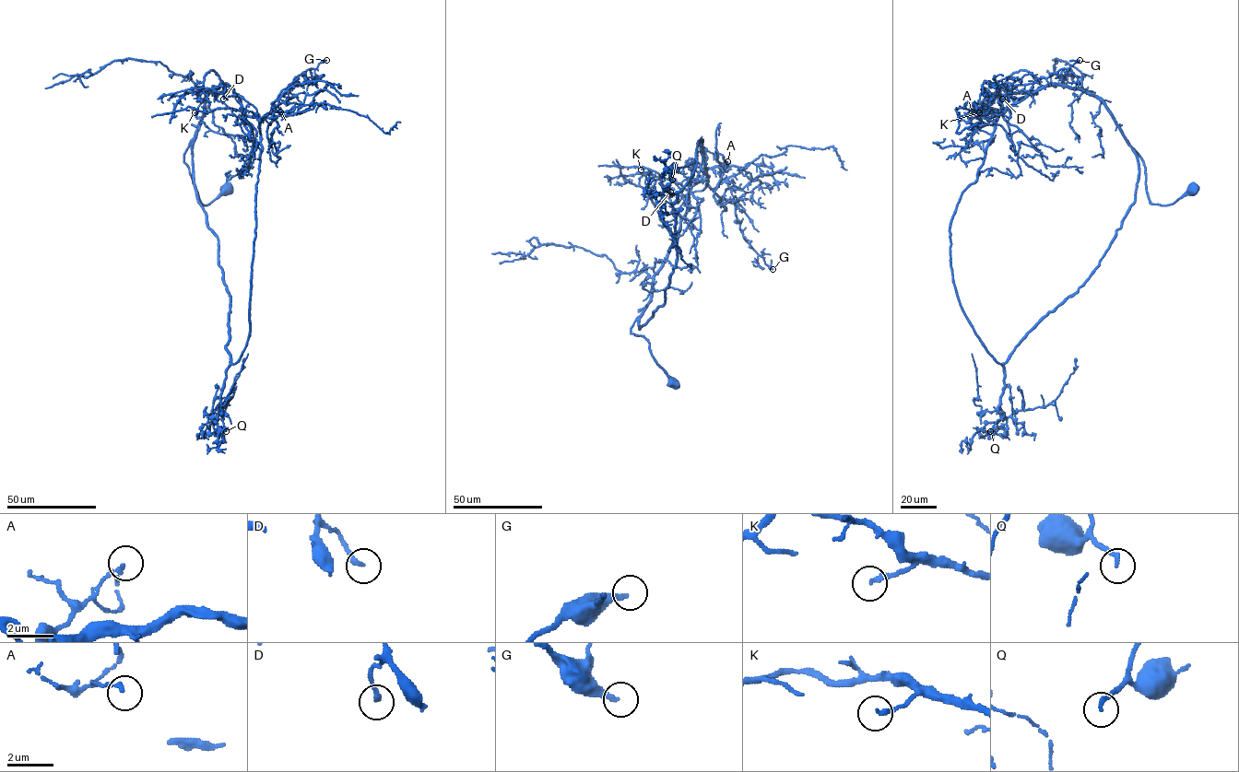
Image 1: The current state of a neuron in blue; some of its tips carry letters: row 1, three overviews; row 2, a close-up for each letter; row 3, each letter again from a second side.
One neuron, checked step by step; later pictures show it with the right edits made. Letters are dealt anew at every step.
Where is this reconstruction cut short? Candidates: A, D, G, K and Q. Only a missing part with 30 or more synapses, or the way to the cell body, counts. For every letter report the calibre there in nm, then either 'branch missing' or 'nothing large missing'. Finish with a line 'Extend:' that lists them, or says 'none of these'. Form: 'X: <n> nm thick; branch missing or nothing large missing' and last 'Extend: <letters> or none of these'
A: 160 nm thick; nothing large missing
D: 200 nm thick; nothing large missing
G: 260 nm thick; branch missing
K: 180 nm thick; nothing large missing
Q: 170 nm thick; nothing large missing
Extend: G

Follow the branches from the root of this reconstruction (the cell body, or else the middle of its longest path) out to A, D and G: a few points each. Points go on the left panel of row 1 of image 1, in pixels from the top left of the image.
A: (226, 190), (203, 204), (184, 162), (206, 94), (226, 85), (246, 115), (270, 118), (280, 111)
D: (226, 190), (209, 204), (203, 204), (184, 162), (206, 94), (225, 85), (233, 91), (222, 82), (223, 99)
G: (226, 190), (203, 204), (184, 162), (206, 94), (233, 90), (260, 153), (260, 122), (279, 92), (326, 60)

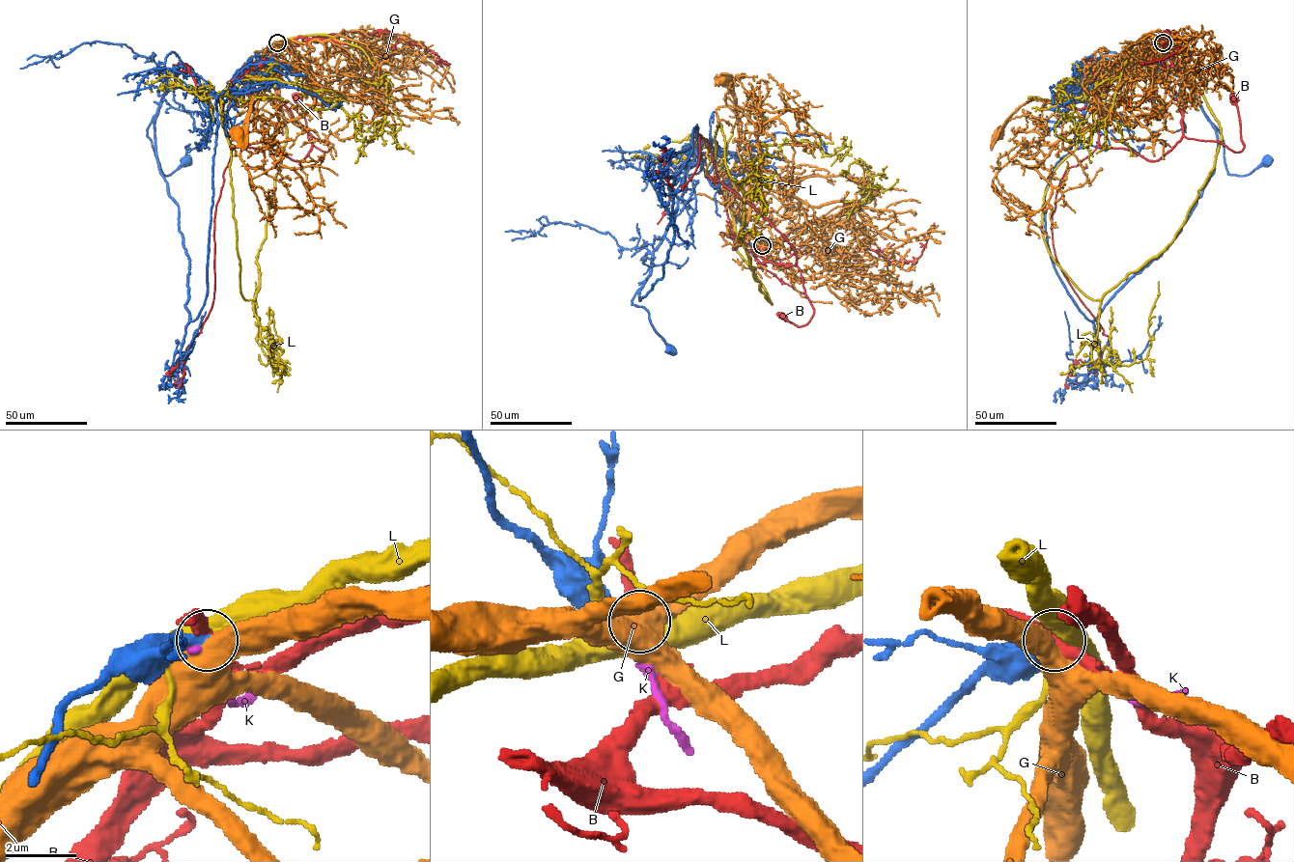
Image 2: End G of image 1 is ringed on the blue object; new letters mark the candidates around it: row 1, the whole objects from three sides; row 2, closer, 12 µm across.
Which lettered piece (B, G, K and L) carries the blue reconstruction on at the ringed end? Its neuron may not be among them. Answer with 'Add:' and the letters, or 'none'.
Add: none

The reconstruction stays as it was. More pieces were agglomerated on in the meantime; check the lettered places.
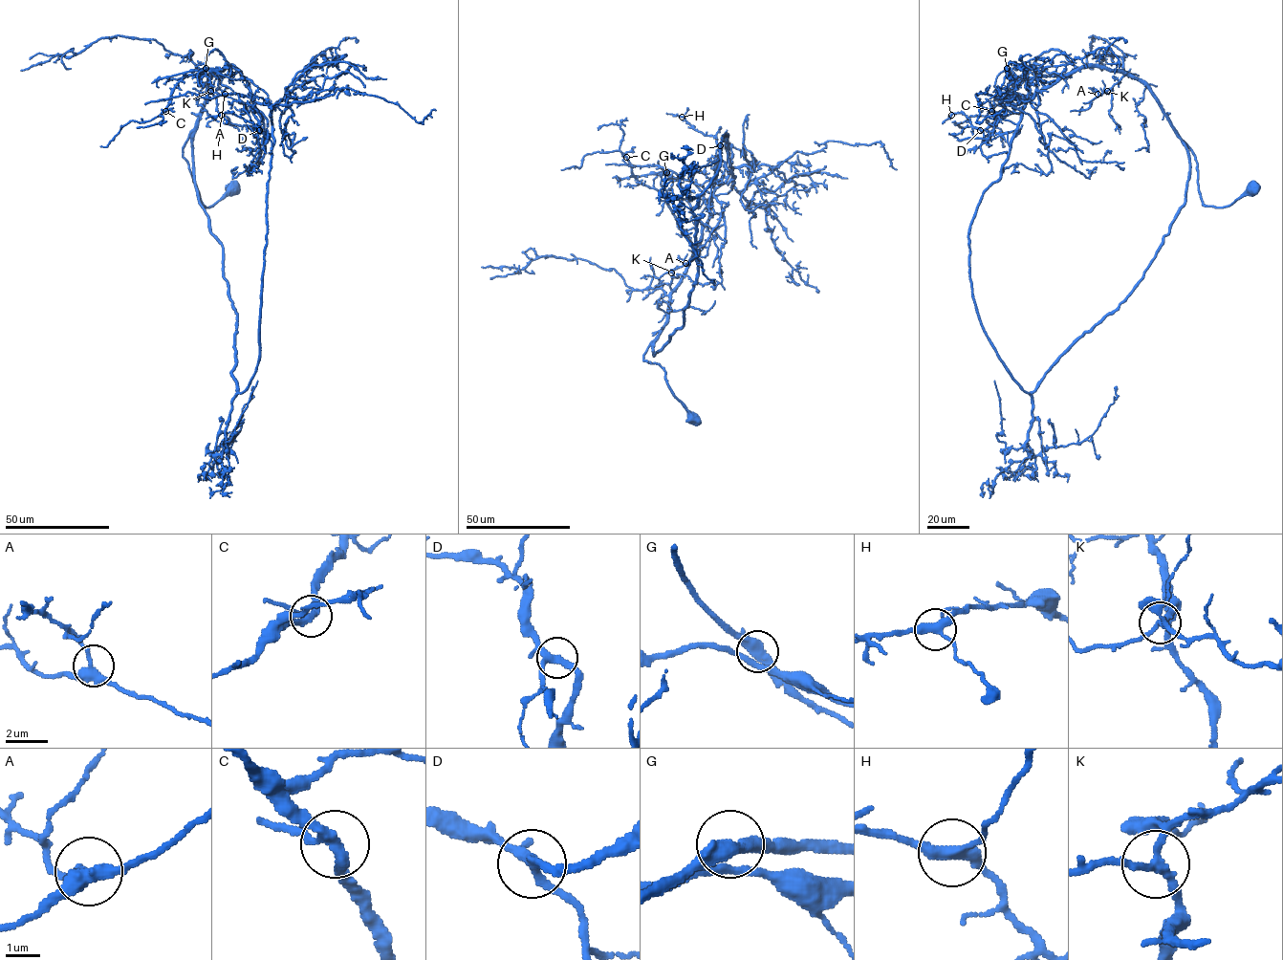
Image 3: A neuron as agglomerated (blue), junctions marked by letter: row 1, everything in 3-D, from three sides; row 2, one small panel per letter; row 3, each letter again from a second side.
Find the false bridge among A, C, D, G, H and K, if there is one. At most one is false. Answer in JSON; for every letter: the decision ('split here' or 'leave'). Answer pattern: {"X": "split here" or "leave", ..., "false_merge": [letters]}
{"A": "leave", "C": "leave", "D": "leave", "G": "leave", "H": "leave", "K": "leave", "false_merge": []}

